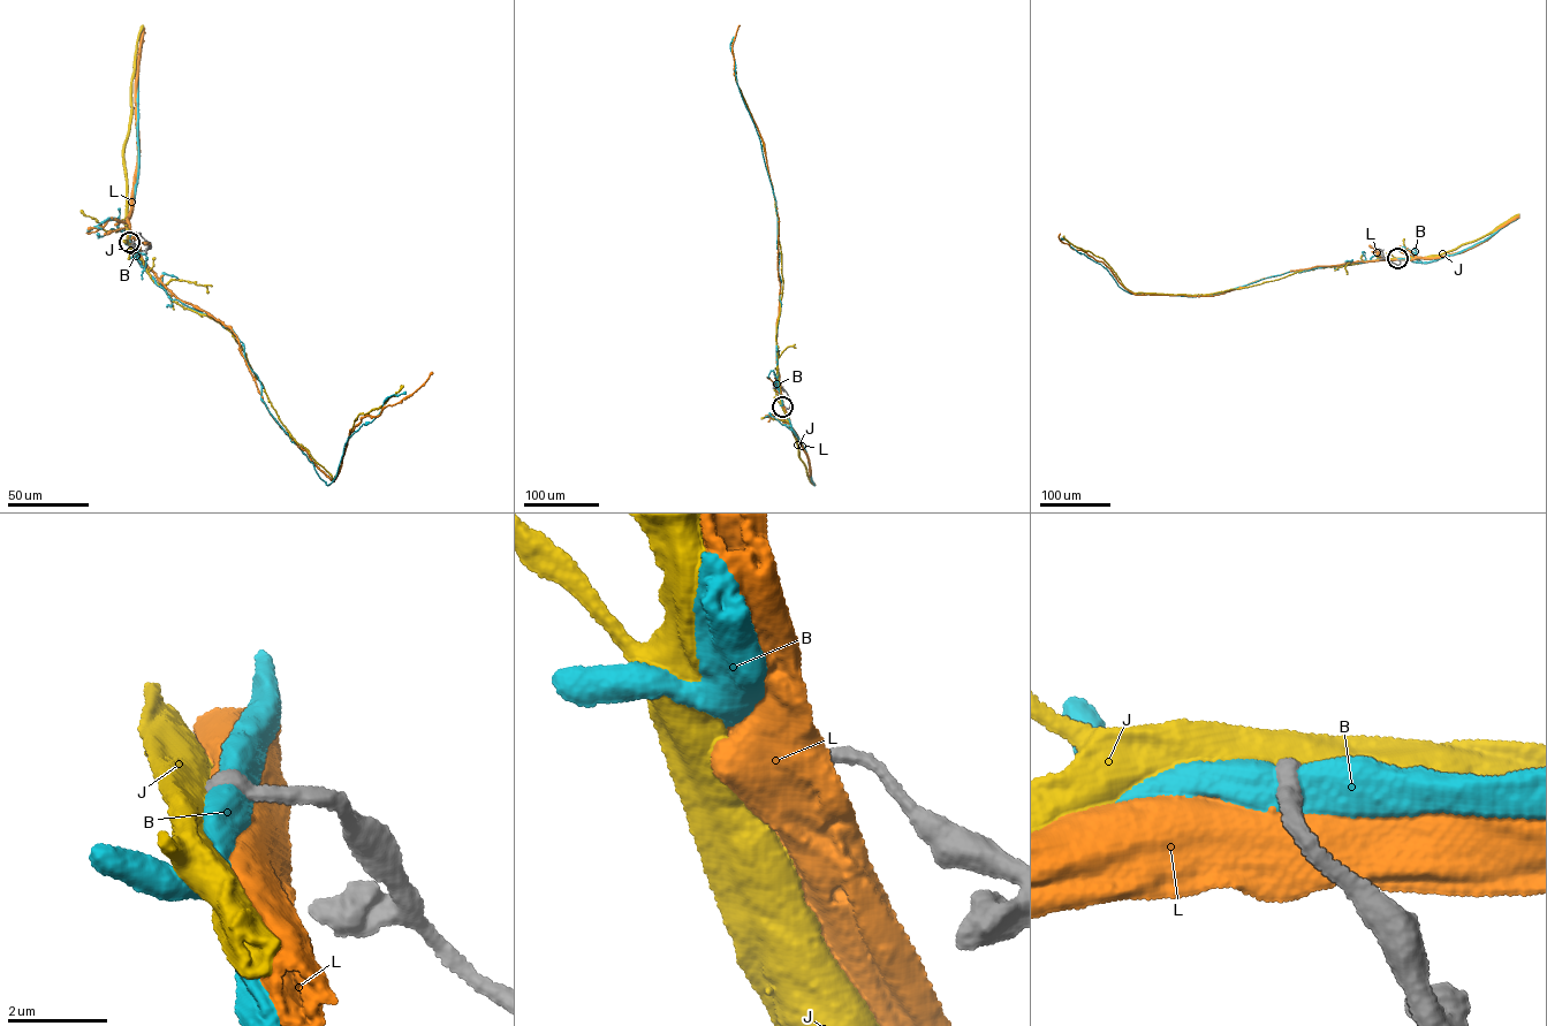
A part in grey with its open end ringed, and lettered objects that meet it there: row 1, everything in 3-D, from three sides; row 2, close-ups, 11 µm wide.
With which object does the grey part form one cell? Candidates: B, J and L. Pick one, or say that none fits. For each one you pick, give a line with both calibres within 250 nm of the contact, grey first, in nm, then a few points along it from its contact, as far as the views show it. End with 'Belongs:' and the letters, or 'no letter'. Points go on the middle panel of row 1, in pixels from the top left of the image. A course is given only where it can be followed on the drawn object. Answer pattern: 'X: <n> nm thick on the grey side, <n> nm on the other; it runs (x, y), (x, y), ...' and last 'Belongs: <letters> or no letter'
Belongs: no letter

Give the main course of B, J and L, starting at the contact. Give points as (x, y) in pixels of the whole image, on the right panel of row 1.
B: (1397, 258), (1289, 272), (1202, 296), (1131, 294), (1119, 286), (1106, 268), (1061, 238)
J: (1397, 258), (1298, 272), (1259, 284), (1205, 295), (1134, 293), (1102, 258), (1074, 245), (1063, 236)
L: (1397, 258), (1289, 272), (1211, 296), (1135, 295), (1102, 261), (1062, 242), (1060, 234)

